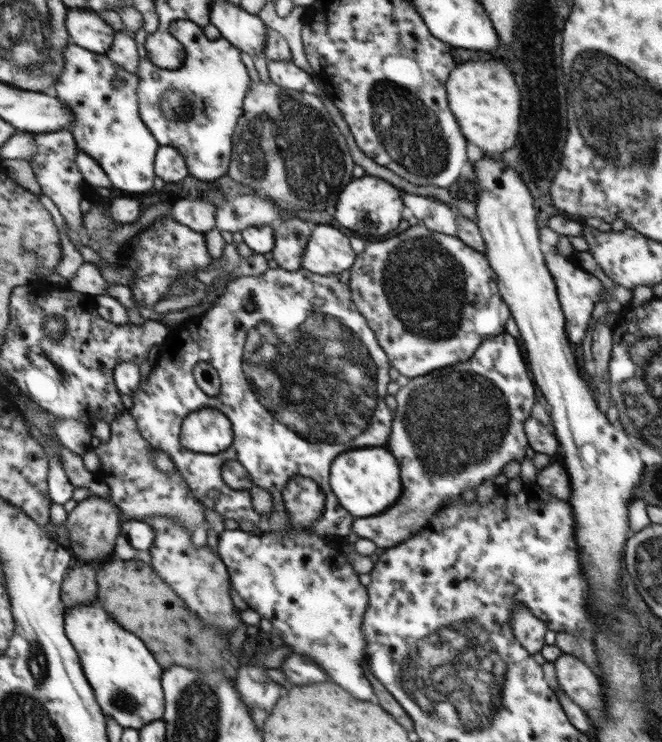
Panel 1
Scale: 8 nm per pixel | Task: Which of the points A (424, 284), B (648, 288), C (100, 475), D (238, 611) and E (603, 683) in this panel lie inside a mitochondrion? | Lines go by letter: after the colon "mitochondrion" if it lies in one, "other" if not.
A: mitochondrion
B: other
C: other
D: other
E: other

